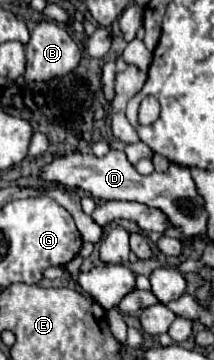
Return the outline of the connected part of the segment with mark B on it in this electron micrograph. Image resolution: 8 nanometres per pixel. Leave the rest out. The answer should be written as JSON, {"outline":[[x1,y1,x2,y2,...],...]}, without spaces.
{"outline":[[41,21,31,31,31,39,25,45,27,67,25,79,45,81,57,75,67,75,77,67,81,51,77,43,53,21]]}

